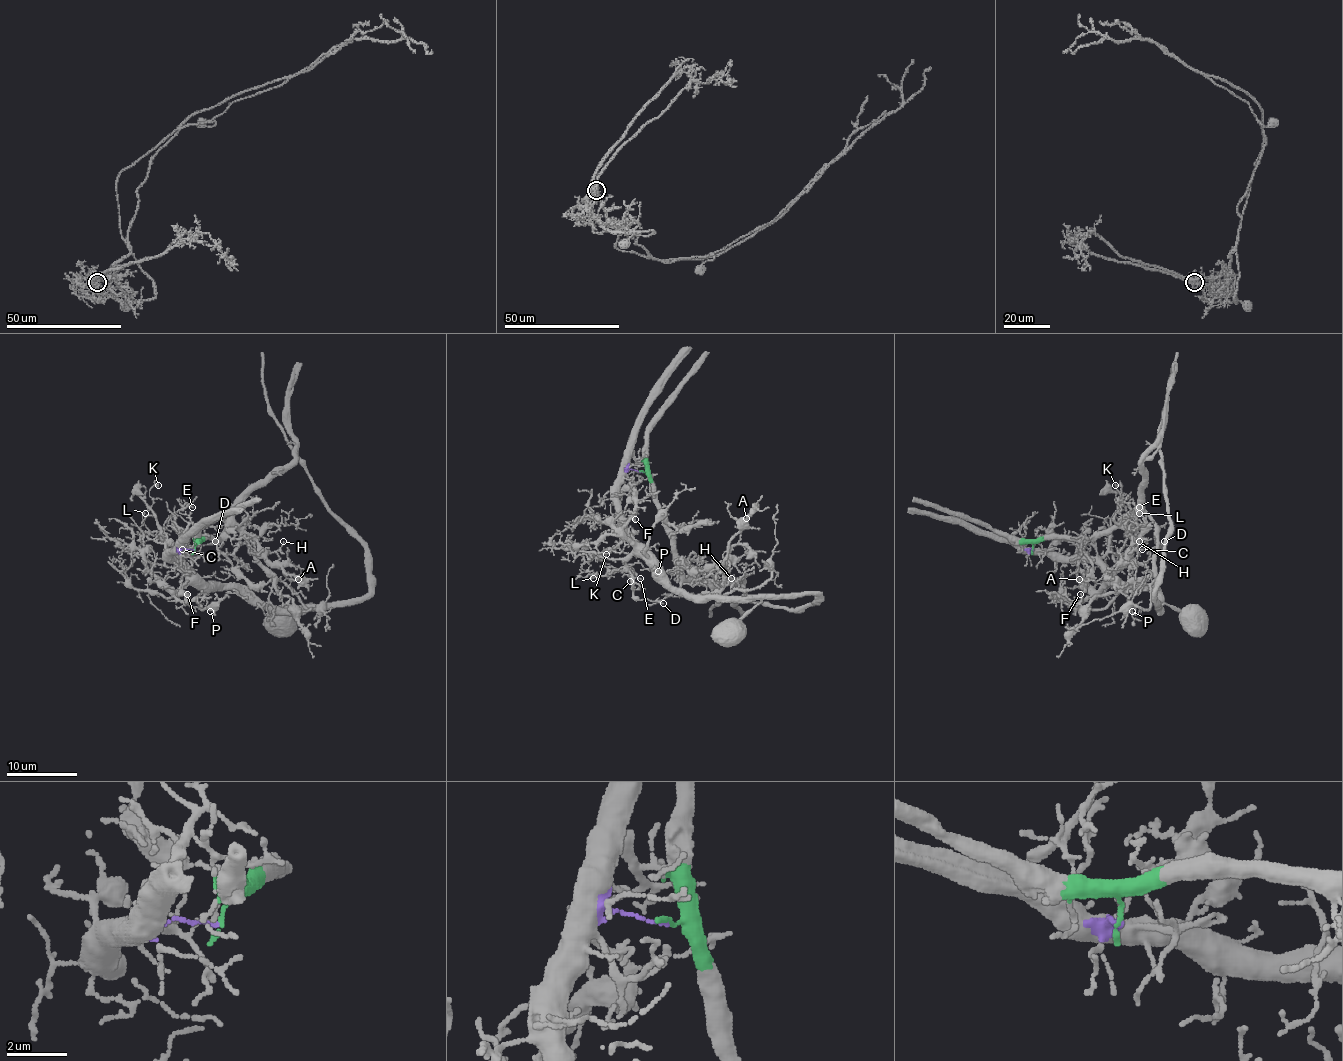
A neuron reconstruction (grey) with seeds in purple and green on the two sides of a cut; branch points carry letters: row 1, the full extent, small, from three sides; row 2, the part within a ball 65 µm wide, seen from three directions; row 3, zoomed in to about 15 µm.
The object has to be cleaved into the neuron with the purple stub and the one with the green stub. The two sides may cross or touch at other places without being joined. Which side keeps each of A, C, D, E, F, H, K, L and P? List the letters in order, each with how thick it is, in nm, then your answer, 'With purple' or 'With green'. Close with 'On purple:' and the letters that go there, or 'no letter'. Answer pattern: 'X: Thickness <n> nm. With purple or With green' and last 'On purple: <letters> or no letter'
A: Thickness 110 nm. With green
C: Thickness 110 nm. With purple
D: Thickness 200 nm. With purple
E: Thickness 100 nm. With purple
F: Thickness 130 nm. With purple
H: Thickness 100 nm. With green
K: Thickness 100 nm. With purple
L: Thickness 100 nm. With purple
P: Thickness 120 nm. With purple
On purple: C, D, E, F, K, L, P

